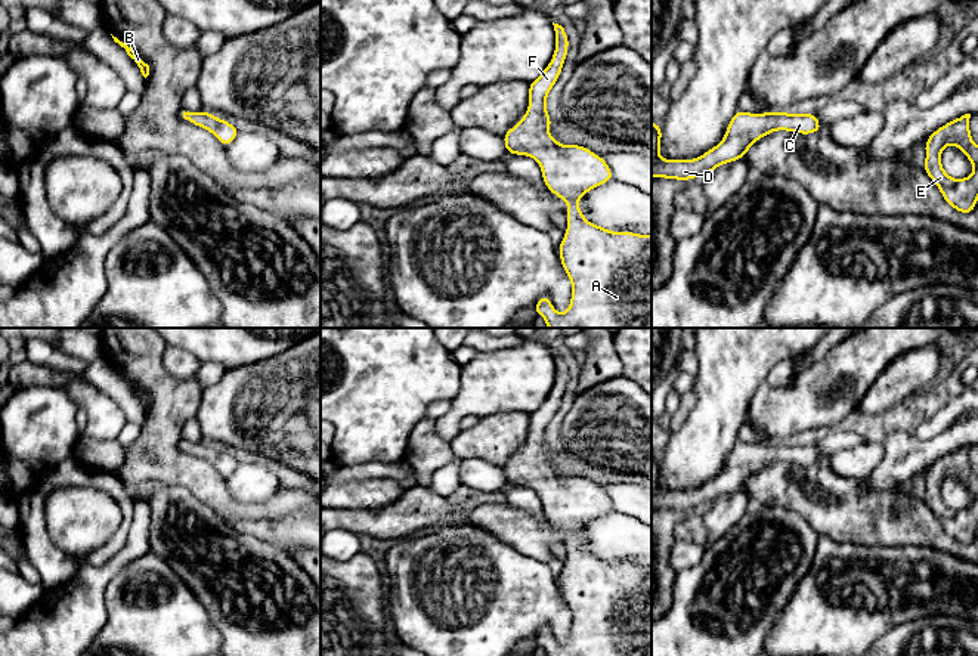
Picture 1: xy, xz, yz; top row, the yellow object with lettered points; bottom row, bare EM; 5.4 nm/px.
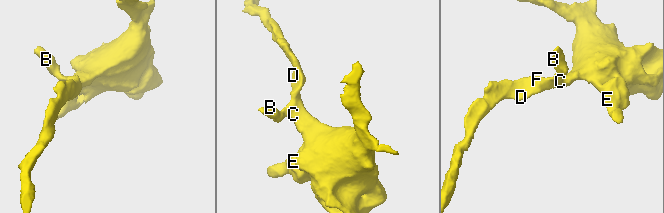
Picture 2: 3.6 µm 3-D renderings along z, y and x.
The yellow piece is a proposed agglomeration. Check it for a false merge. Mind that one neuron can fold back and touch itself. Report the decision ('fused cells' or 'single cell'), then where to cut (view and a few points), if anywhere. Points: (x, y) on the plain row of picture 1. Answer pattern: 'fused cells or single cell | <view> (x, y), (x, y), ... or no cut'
single cell | no cut

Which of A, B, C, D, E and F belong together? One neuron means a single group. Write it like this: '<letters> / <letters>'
A B C D E F

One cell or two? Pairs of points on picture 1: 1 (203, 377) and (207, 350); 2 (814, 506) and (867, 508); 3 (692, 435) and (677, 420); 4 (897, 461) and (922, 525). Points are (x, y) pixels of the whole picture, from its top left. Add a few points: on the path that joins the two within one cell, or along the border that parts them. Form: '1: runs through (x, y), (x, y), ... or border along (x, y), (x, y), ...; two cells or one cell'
1: border along (201, 362), (219, 362), (225, 368); two cells
2: runs through (828, 506), (854, 508); one cell
3: border along (690, 395), (692, 410), (674, 432); two cells
4: border along (909, 485), (873, 491); two cells

